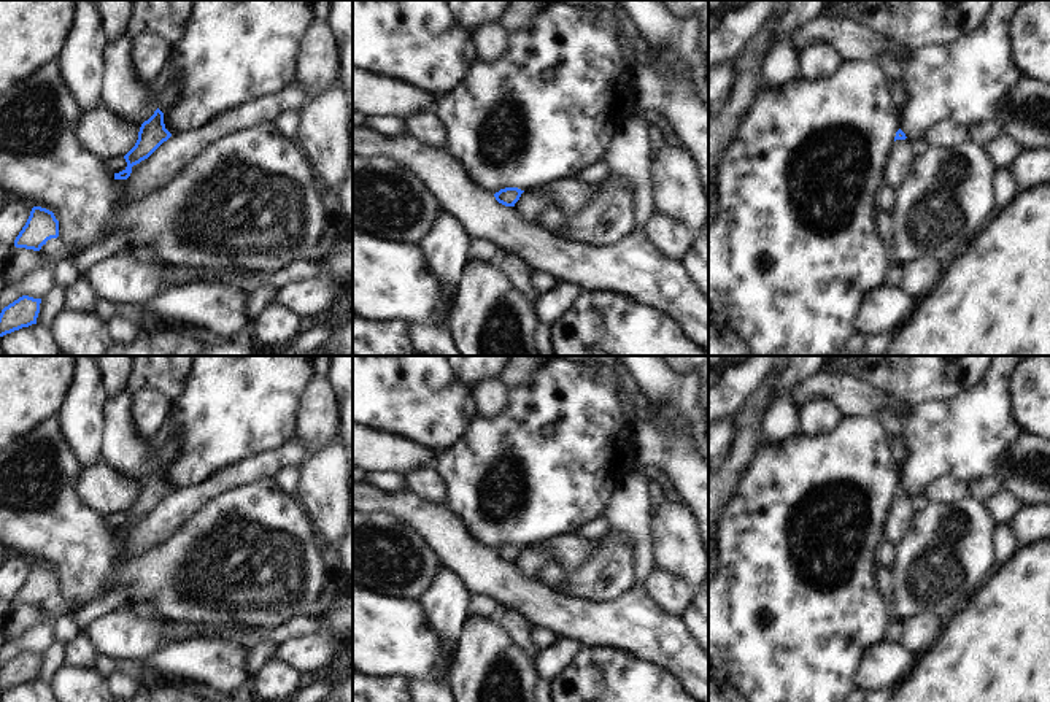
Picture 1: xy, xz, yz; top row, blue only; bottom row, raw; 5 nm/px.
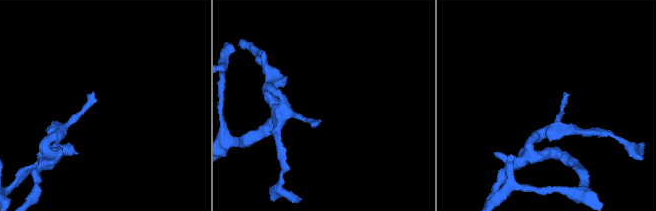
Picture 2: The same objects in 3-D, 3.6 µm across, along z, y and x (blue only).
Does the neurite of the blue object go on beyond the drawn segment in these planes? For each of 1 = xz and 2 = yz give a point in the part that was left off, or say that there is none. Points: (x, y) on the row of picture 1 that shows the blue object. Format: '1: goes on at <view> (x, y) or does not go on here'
1: does not go on here
2: does not go on here

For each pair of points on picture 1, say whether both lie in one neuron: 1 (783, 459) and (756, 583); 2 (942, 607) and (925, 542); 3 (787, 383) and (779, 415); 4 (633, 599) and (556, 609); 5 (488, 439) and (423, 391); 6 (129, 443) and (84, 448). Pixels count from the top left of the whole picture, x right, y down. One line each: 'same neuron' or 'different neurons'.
1: same neuron
2: same neuron
3: same neuron
4: same neuron
5: different neurons
6: different neurons

